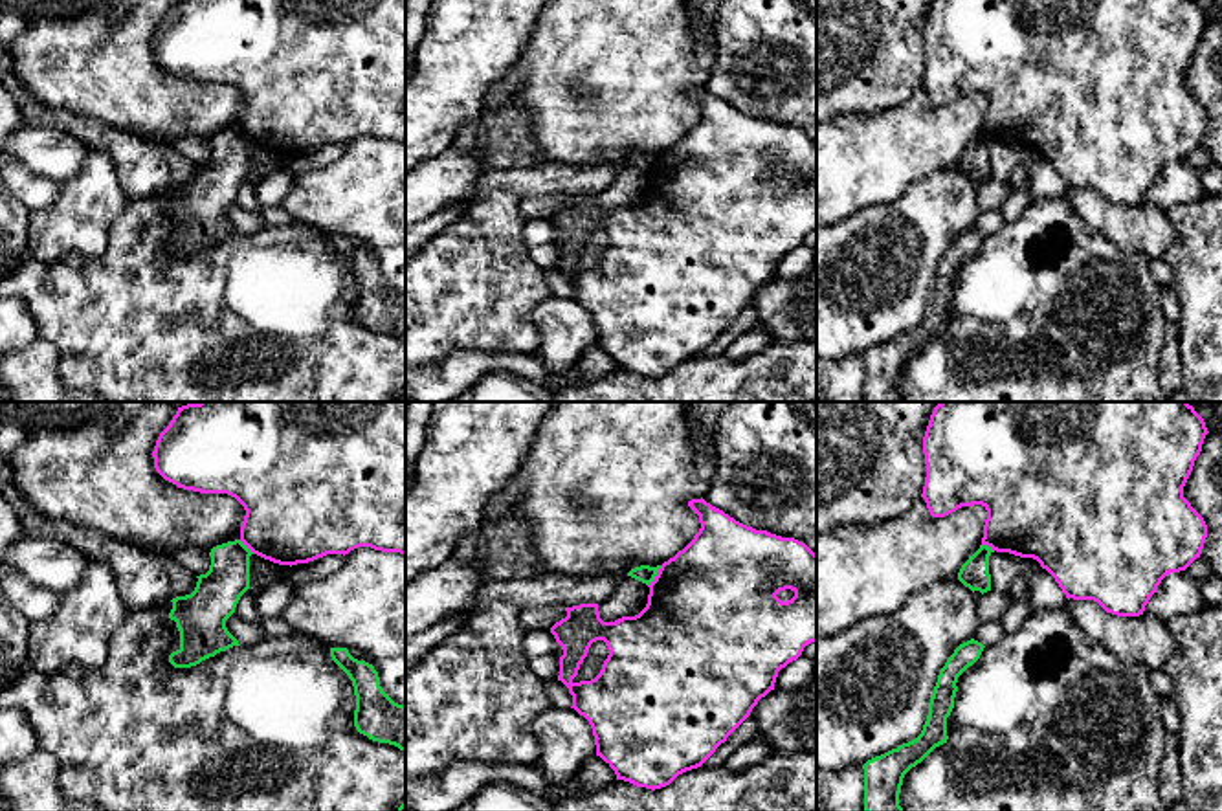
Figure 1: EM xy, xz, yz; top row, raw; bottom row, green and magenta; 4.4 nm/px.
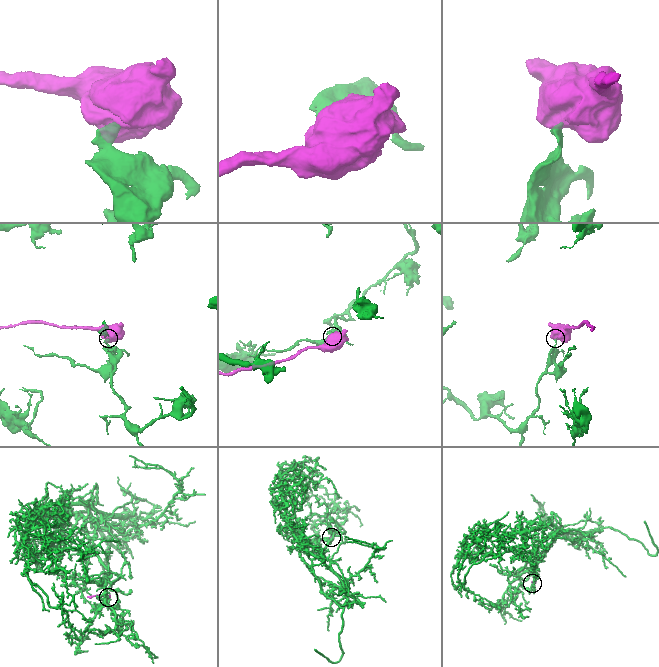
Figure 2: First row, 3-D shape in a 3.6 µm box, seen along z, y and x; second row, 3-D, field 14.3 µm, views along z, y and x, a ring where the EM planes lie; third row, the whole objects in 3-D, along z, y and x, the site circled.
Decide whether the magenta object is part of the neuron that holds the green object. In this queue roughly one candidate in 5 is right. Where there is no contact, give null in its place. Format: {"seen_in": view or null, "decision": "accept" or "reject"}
{"seen_in": "xz", "decision": "reject"}

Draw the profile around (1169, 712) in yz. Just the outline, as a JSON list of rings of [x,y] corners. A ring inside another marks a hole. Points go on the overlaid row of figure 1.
[[[1174,697],[1161,699],[1161,719],[1167,734],[1180,734],[1182,725]]]

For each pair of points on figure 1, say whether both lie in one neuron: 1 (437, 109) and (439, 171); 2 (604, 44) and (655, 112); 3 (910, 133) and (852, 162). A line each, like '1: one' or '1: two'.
1: two
2: one
3: one

